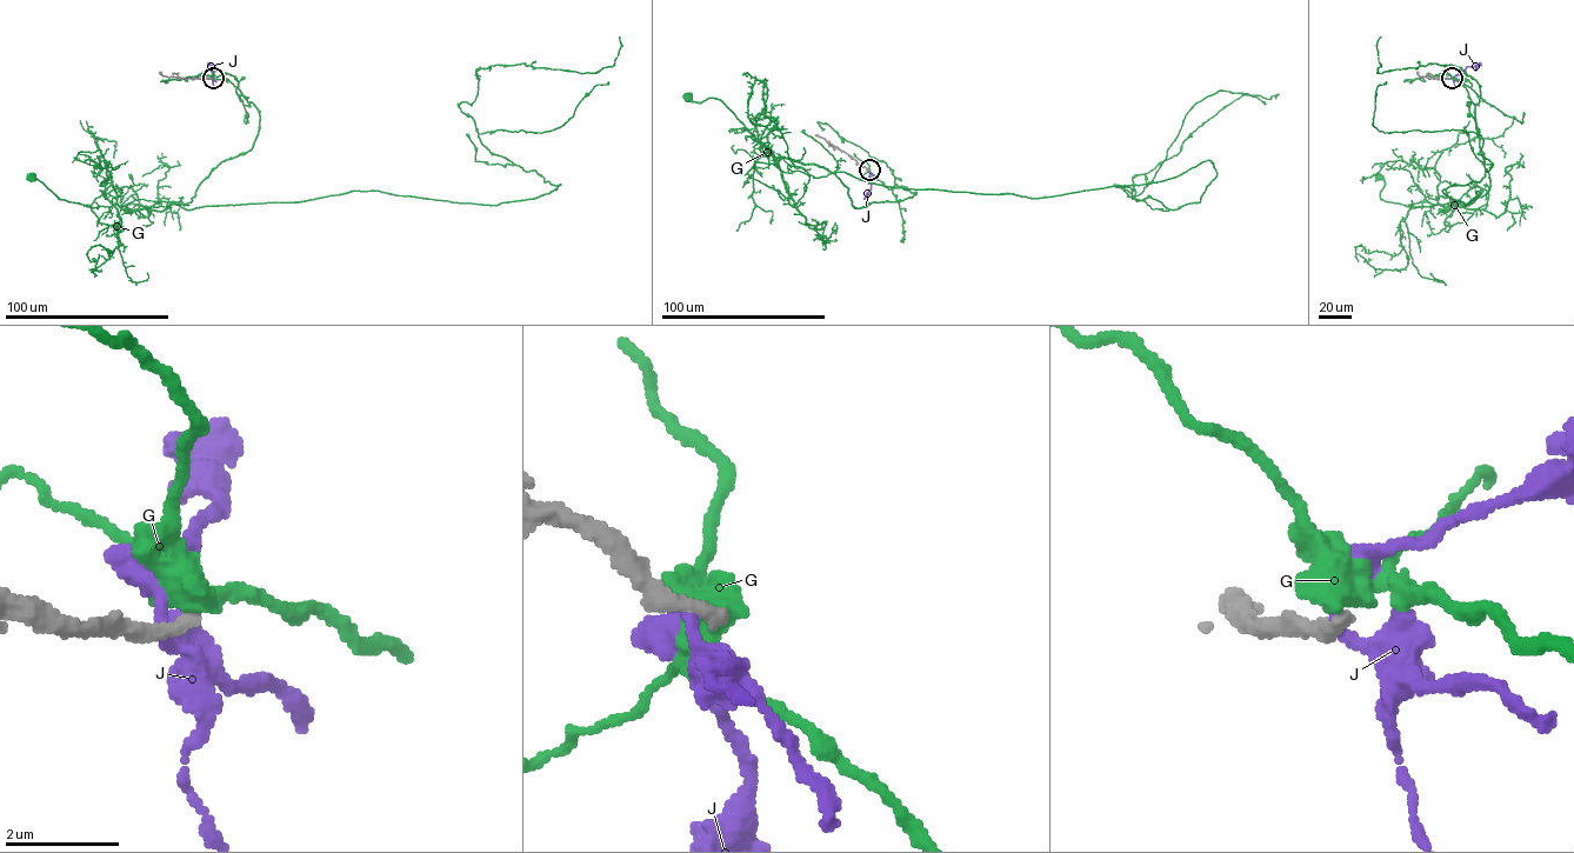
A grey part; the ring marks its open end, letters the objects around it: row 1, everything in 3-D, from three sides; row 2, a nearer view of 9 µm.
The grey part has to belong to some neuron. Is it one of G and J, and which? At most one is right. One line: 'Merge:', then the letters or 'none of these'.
Merge: none of these

